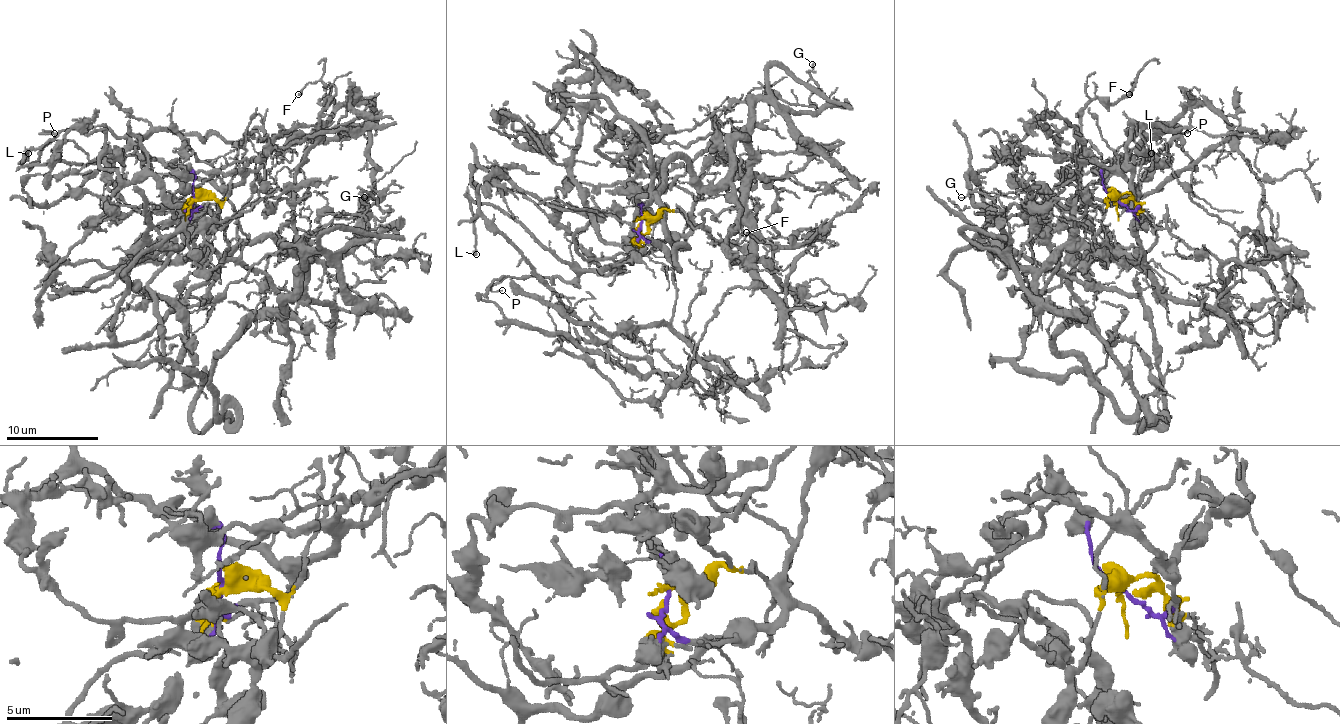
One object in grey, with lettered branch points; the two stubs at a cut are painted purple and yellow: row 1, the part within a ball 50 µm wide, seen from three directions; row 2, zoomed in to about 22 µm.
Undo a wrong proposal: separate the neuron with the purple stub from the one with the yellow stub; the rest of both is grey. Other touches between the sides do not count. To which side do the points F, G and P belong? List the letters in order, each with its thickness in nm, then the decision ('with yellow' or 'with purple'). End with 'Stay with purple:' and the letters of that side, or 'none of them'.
F: calibre 120 nm; with yellow
G: calibre 100 nm; with yellow
P: calibre 100 nm; with purple
Stay with purple: P

